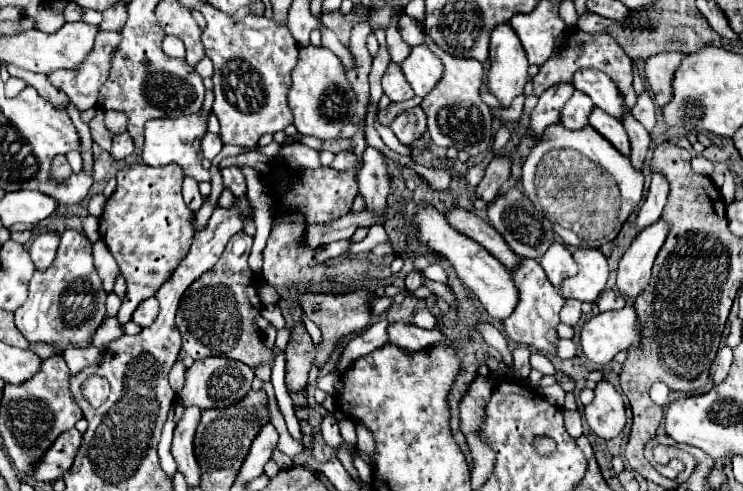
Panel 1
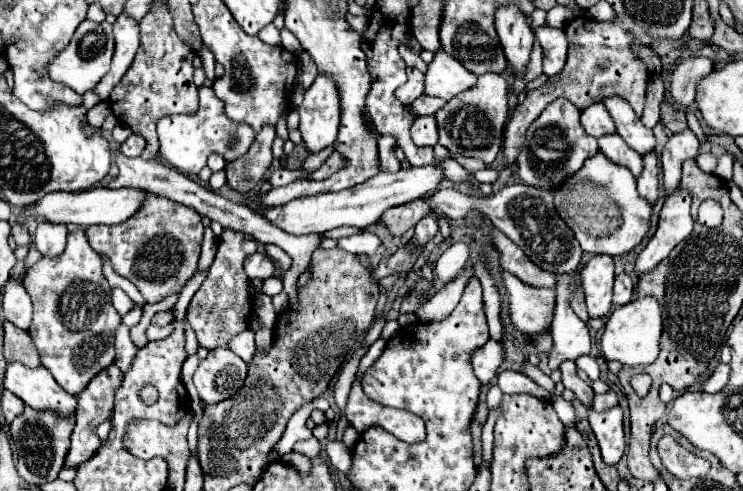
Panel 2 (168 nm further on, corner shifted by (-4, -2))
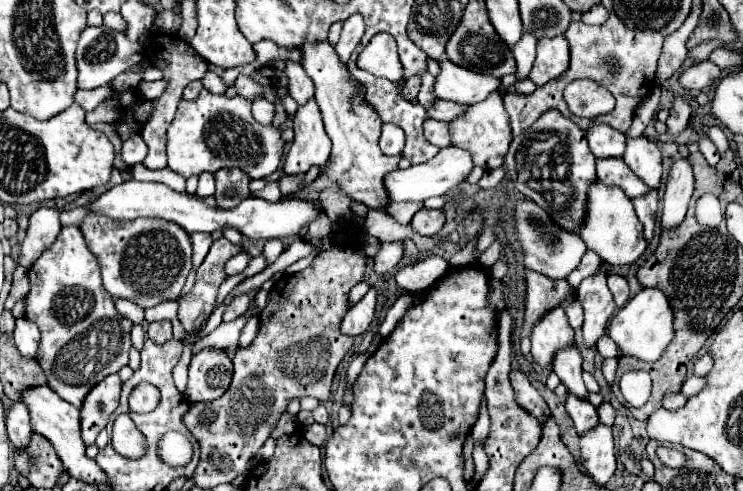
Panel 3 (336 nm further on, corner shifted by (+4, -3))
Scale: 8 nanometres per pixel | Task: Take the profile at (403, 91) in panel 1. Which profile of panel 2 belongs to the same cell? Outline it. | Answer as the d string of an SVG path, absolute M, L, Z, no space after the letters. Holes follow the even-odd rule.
M408 67L408 81L396 89L396 97L406 103L406 105L412 105L422 93L424 93L424 75L418 71L418 69L412 69Z

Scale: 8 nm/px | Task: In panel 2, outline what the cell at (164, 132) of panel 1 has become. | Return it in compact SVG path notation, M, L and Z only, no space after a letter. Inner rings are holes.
M202 85L198 93L200 93L200 109L196 113L172 115L158 121L160 153L164 157L164 163L186 175L198 175L206 167L210 153L218 153L226 161L242 157L256 139L256 133L248 123L236 123L226 117L224 103L214 95L212 87Z

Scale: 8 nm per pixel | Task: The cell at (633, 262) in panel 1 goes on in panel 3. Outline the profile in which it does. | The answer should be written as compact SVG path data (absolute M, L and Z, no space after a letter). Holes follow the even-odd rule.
M680 158L672 164L666 178L664 192L664 210L662 210L662 232L676 228L688 210L690 196L694 192L694 176L686 158Z

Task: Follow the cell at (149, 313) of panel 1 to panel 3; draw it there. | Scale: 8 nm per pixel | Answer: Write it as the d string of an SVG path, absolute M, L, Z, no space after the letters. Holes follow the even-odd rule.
M160 320L160 322L152 322L148 326L148 336L154 342L166 342L172 338L172 324L168 320Z

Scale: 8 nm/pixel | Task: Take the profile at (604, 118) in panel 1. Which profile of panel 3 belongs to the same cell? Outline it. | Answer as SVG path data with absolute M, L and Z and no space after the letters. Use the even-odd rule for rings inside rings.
M608 158L608 160L596 160L596 174L604 184L616 184L620 186L628 198L636 198L640 194L646 194L648 188L626 168L626 162L622 158Z

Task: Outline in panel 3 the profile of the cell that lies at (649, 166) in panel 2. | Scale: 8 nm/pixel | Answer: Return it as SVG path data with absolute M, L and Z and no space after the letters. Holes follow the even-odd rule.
M650 188L646 192L646 196L636 196L632 200L634 210L640 218L640 222L644 224L644 236L650 242L652 232L654 232L654 222L656 222L656 210L658 210L658 192L656 188Z

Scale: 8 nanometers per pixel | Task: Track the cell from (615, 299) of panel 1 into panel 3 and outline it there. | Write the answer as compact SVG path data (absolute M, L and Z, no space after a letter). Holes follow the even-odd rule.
M608 274L608 288L614 296L614 302L618 308L622 308L628 300L628 282L624 276L618 276L618 274Z

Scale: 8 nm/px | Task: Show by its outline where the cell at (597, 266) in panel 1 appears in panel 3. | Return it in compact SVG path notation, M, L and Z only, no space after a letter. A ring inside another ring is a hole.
M596 272L596 274L588 276L586 280L582 280L582 284L578 288L578 298L584 308L584 324L582 324L584 344L588 348L592 348L596 344L596 340L602 334L606 334L608 320L612 318L612 314L616 310L616 304L608 290L606 278L608 276L604 272Z

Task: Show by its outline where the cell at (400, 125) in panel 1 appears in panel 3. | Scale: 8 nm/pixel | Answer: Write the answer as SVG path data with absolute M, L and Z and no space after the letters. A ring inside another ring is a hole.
M426 120L424 128L424 136L430 144L444 148L450 146L450 132L448 132L448 124L446 122L438 122L438 120Z

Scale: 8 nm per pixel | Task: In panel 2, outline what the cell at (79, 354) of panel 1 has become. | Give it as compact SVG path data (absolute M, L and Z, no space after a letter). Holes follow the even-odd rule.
M114 365L108 367L108 371L102 371L94 377L94 385L86 387L82 395L78 397L78 415L76 415L76 427L72 431L72 447L66 455L66 467L78 467L86 459L90 459L102 445L100 437L96 435L96 427L112 417L114 411L114 393L122 385L122 371Z

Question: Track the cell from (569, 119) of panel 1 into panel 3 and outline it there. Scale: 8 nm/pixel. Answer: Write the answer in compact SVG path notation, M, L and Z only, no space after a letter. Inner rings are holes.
M592 124L586 130L586 138L588 138L592 154L598 158L610 158L610 156L624 154L626 136L618 132L616 128L610 128L608 124Z

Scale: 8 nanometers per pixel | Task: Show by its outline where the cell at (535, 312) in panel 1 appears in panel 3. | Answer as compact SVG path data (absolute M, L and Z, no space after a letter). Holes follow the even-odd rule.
M568 394L566 410L568 410L570 418L574 420L574 426L576 426L578 434L584 434L584 432L592 430L598 424L596 408L588 400L578 400L578 396Z

